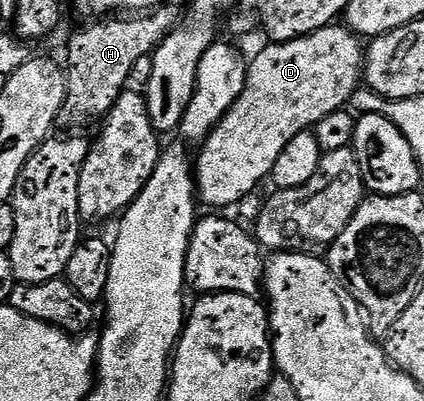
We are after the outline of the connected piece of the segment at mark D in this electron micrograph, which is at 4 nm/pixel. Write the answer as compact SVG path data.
M329 26L309 36L297 40L272 42L257 54L247 65L248 77L242 86L242 94L230 106L227 114L218 121L212 133L199 145L200 157L194 160L194 179L196 190L201 201L213 204L213 209L228 210L239 204L240 199L257 191L263 180L267 181L274 170L274 162L278 162L278 154L286 150L290 138L300 132L315 129L326 114L341 111L351 101L352 95L362 84L364 71L365 45L347 26Z

